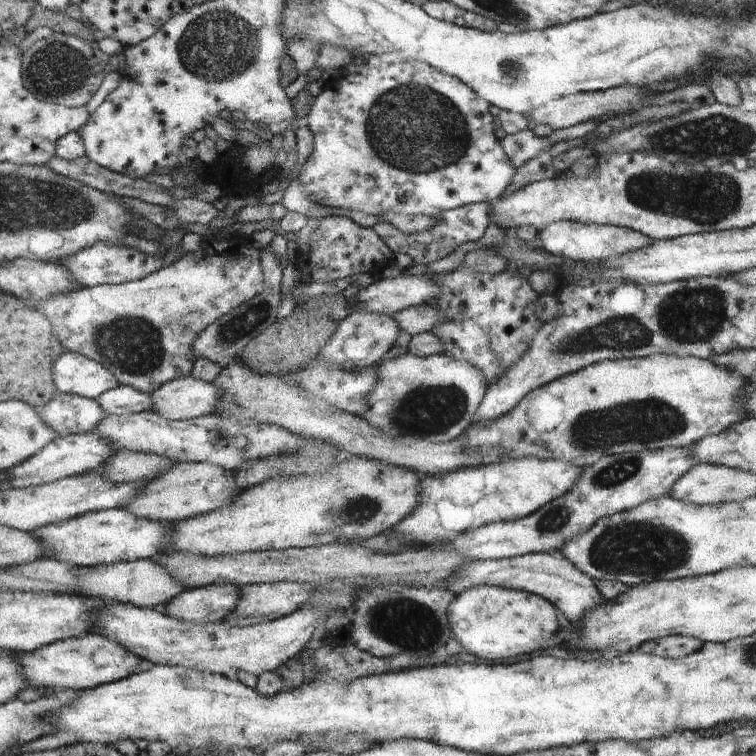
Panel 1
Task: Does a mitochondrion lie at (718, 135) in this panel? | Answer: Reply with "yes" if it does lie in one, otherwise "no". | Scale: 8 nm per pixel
yes

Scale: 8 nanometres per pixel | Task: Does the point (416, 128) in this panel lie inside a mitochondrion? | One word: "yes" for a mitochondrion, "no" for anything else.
yes

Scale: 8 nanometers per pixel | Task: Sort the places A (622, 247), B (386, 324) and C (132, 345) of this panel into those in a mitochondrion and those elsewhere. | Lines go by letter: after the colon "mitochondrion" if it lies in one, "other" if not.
A: other
B: other
C: mitochondrion

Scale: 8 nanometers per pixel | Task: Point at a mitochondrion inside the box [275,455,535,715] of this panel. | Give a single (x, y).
(397, 621)

